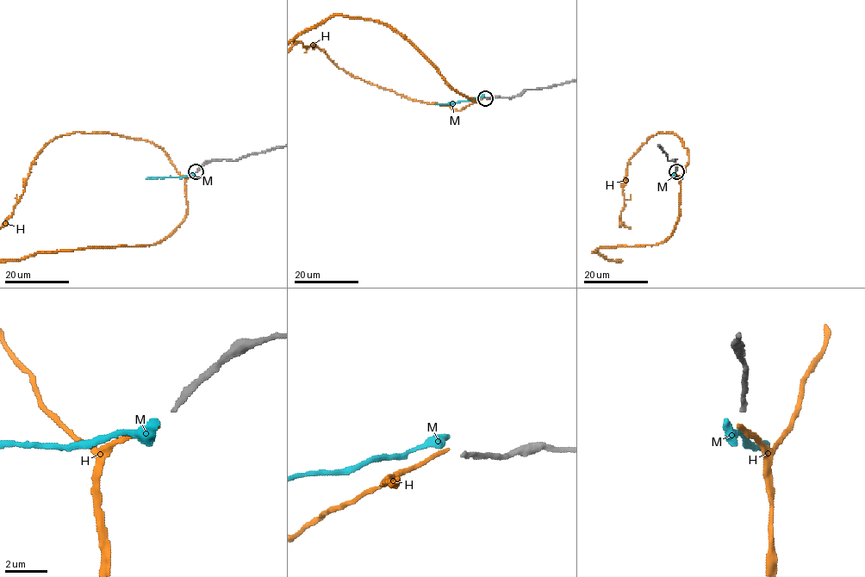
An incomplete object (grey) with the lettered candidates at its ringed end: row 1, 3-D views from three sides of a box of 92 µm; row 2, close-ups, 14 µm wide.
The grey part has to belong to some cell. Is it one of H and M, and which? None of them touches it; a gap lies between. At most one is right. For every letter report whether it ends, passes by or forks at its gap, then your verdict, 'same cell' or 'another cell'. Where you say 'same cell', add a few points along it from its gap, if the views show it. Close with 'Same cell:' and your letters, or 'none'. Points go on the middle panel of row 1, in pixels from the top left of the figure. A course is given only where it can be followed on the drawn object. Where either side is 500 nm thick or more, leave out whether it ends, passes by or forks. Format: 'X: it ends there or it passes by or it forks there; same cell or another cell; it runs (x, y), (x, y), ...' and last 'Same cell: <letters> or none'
H: it ends there; same cell
M: it ends there; another cell
Same cell: H

